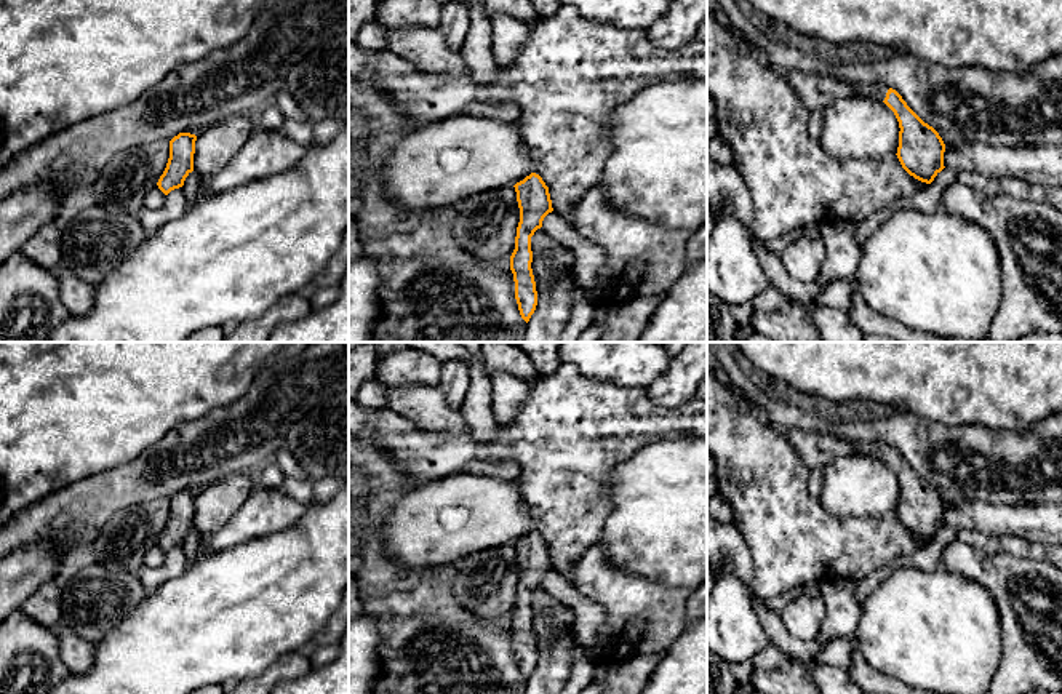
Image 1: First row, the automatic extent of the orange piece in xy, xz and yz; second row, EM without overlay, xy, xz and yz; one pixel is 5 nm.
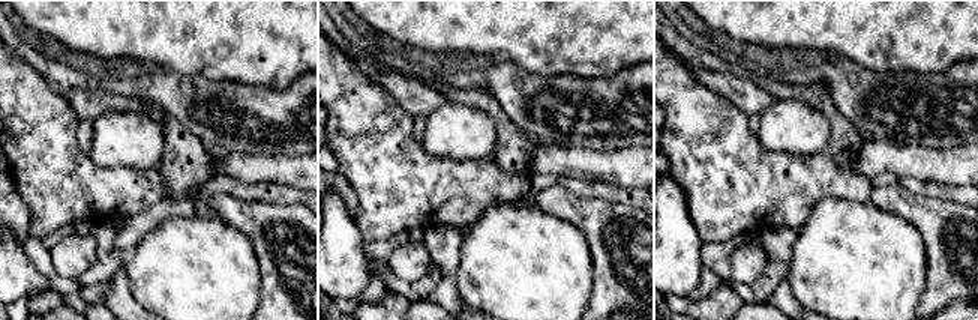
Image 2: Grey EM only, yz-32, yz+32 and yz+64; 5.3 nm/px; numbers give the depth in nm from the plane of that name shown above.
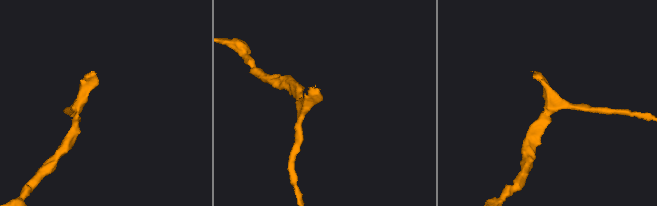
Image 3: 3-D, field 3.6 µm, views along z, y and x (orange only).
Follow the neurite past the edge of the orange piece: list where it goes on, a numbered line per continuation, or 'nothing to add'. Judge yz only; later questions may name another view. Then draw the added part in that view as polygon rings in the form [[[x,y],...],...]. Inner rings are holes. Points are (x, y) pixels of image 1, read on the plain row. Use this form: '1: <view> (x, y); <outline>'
1: yz (875, 448); [[[878,438],[870,441],[856,441],[856,443],[849,441],[849,443],[854,445],[860,454],[872,456],[875,459],[884,459],[886,451],[889,448],[886,443],[880,441]]]

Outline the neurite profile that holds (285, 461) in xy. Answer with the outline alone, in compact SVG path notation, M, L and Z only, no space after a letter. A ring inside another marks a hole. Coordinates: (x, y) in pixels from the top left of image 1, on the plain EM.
M283 446L277 453L275 462L281 469L285 477L307 478L305 473L302 472L301 465L297 464L297 461L293 457L293 454L289 453L289 449L286 446Z

